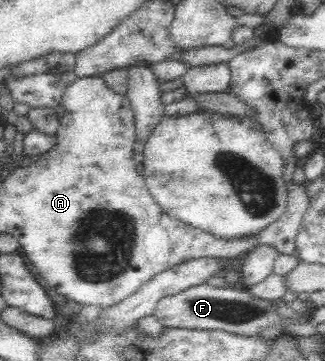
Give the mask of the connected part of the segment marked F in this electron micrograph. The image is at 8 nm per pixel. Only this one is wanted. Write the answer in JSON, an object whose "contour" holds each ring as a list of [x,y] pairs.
{"contour":[[[204,283],[163,298],[156,303],[153,315],[164,328],[216,329],[230,334],[258,336],[269,328],[278,327],[283,320],[288,319],[281,317],[277,309],[270,301],[256,298],[246,289],[232,286],[222,289]]]}

